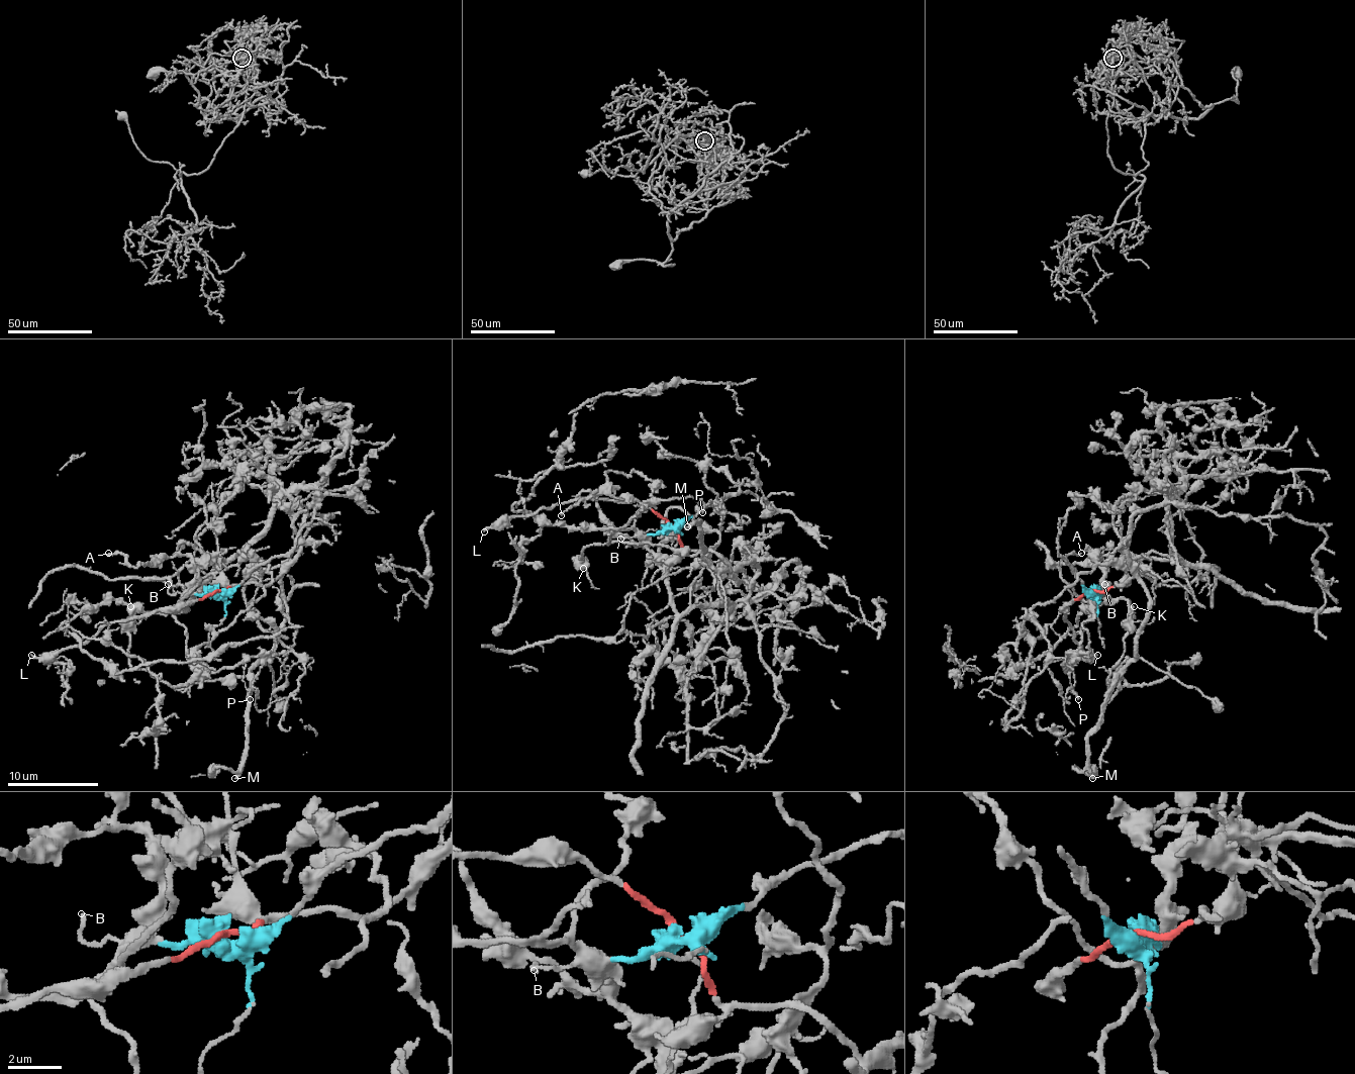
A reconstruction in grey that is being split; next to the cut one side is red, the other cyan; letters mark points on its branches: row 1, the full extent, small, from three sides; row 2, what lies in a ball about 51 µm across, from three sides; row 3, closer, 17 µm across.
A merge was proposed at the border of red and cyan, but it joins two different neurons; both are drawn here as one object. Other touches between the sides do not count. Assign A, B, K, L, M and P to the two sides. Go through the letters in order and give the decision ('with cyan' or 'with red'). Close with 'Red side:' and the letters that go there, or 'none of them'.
A: with cyan
B: with cyan
K: with red
L: with red
M: with red
P: with cyan
Red side: K, L, M

